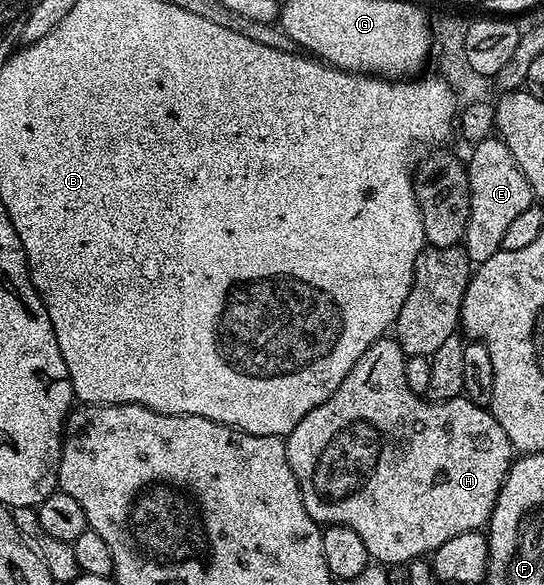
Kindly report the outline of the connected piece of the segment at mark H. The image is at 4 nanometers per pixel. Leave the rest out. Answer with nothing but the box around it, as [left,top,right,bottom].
[284,337,516,567]

